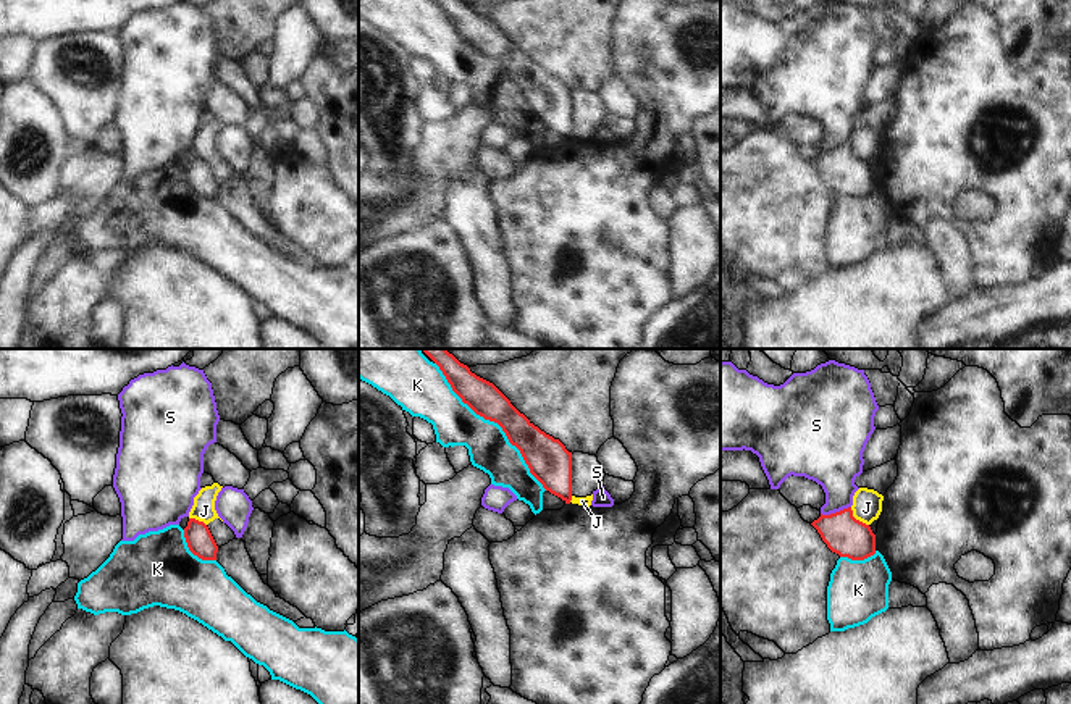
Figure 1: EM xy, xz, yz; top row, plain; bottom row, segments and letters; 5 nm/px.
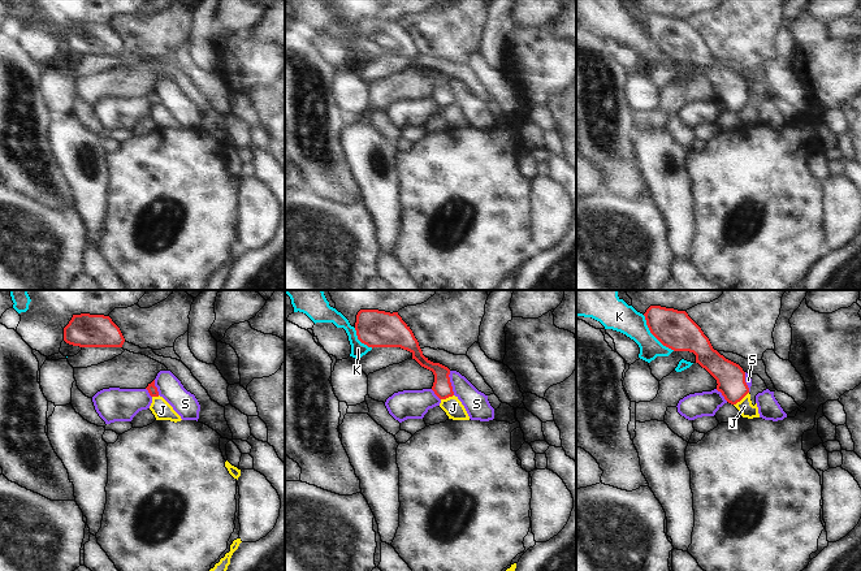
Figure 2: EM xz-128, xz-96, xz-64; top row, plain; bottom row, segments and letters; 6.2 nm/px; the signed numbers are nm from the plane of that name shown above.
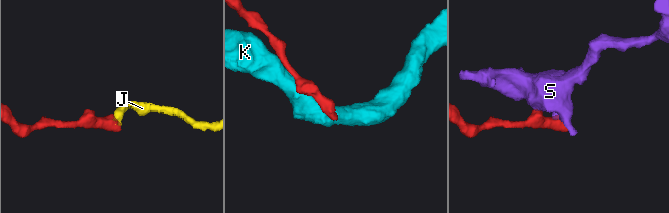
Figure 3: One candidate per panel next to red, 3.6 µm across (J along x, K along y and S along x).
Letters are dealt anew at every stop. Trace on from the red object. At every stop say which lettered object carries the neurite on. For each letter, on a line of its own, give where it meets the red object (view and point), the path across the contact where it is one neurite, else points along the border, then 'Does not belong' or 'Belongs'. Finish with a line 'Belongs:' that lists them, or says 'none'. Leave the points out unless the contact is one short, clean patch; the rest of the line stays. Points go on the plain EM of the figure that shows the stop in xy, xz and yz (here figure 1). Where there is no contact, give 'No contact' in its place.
J: Touches red at yz (855, 157). Boundary: yz (850, 146), (852, 152), (868, 163). Does not belong
K: Touches red at xz (493, 58). Does not belong
S: Touches red at yz (835, 150). Does not belong
Belongs: none.

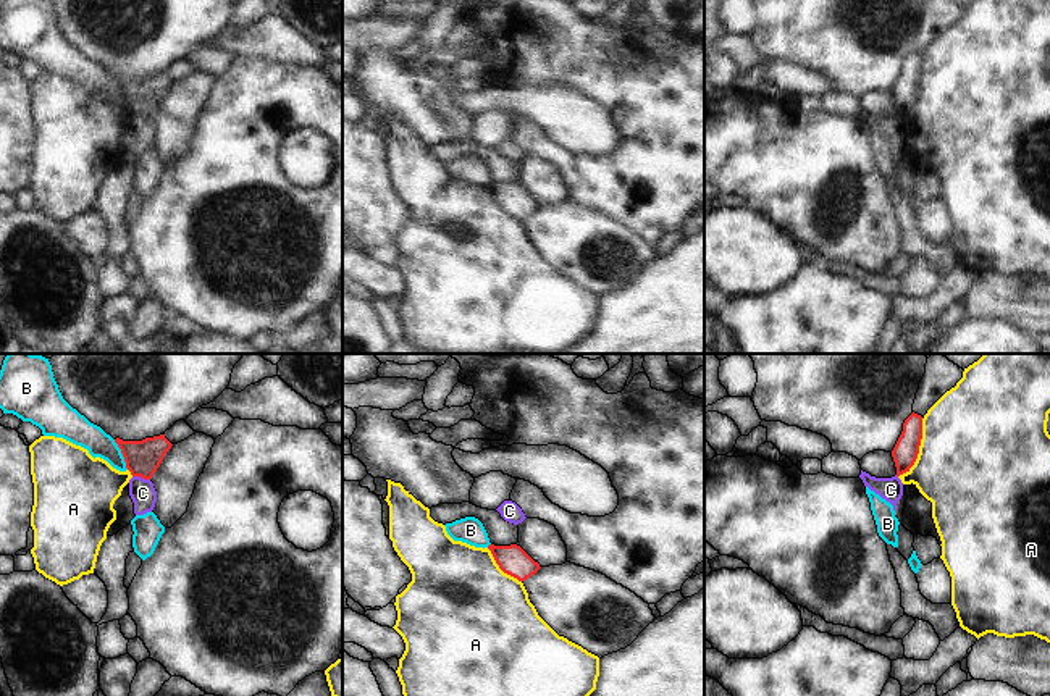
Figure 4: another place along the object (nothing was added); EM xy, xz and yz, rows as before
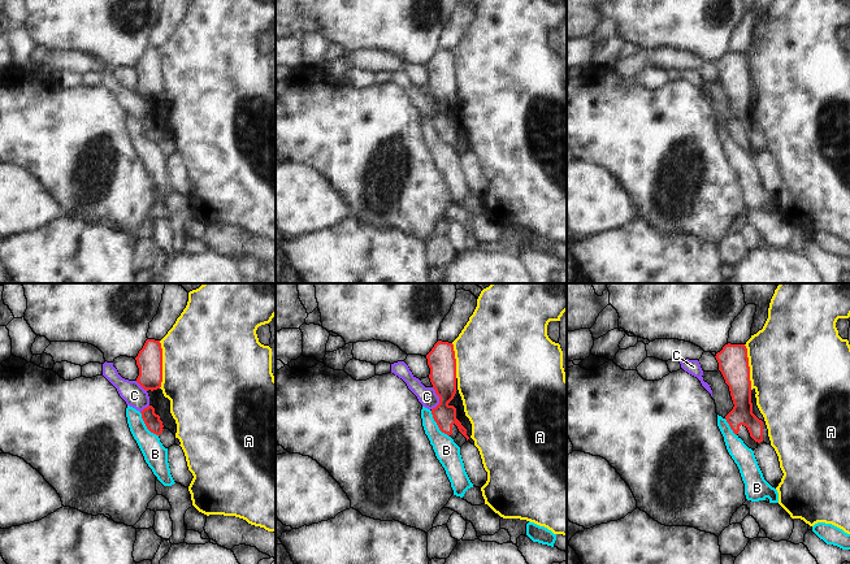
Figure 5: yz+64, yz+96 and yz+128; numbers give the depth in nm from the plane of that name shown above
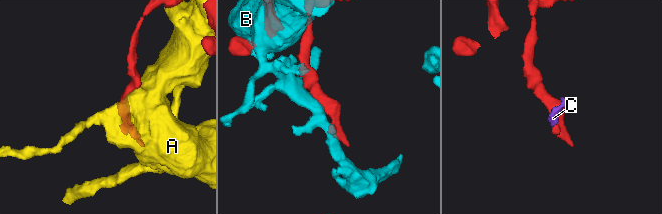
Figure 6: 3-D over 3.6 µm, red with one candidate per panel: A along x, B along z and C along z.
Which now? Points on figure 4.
A: Touches red at yz (918, 88). Does not belong
B: Touches red at xy (121, 91). Does not belong
C: Touches red at xy (141, 115). Boundary: xy (133, 113), (149, 118). Does not belong
Belongs: none.

